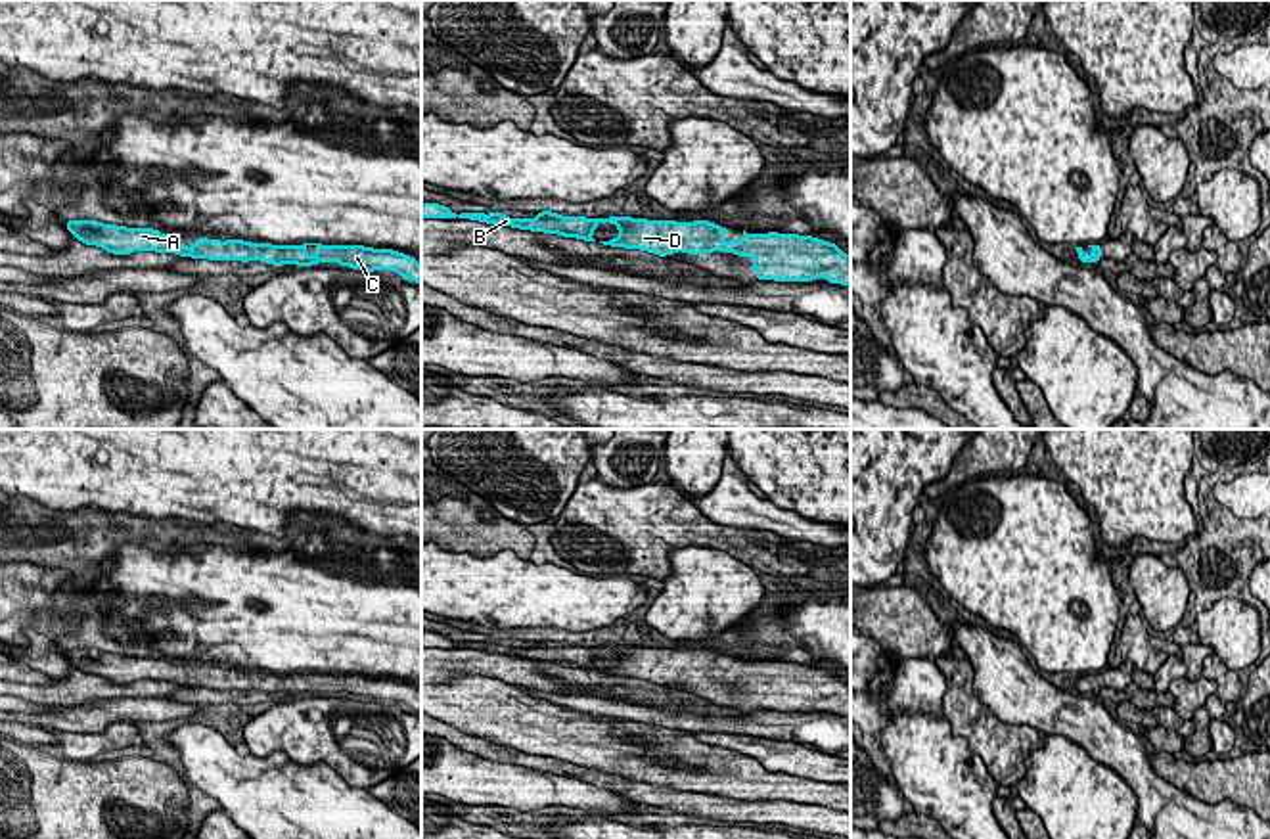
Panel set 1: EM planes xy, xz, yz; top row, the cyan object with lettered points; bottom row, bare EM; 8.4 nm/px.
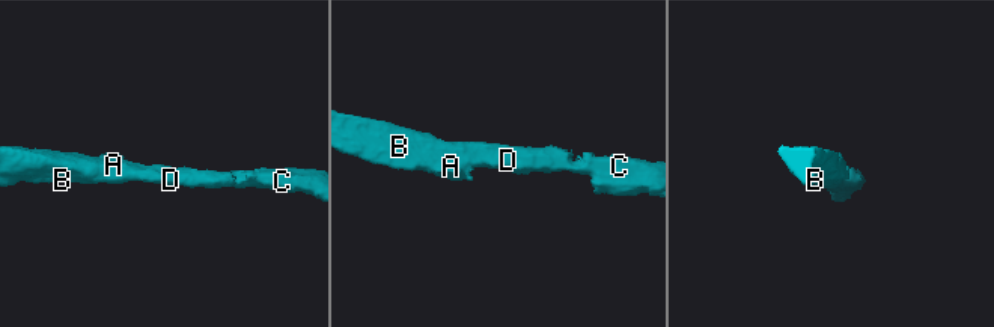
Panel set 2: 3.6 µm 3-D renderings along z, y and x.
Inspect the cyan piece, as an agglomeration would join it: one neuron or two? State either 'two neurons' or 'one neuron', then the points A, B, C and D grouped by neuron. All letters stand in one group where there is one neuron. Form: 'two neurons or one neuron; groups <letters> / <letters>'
one neuron; groups A B C D

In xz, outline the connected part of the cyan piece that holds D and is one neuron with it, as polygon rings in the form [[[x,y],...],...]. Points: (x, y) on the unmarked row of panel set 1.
[[[421,632],[421,647],[467,647],[584,670],[596,670],[592,663],[598,653],[609,651],[619,657],[615,669],[600,670],[609,676],[640,678],[659,686],[674,684],[676,680],[695,686],[724,680],[737,686],[753,686],[755,692],[751,695],[757,701],[755,709],[808,713],[824,705],[828,713],[850,714],[850,684],[843,682],[839,674],[812,665],[783,661],[747,663],[743,659],[739,667],[724,672],[722,667],[728,663],[728,657],[709,649],[676,651],[632,646],[586,647],[563,646],[552,640],[536,642],[534,647],[510,647],[494,640],[490,644],[456,644],[439,632]]]

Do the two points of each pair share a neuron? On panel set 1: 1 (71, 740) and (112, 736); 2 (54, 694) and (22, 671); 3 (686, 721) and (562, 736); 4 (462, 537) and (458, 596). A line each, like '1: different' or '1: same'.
1: same
2: different
3: different
4: different

